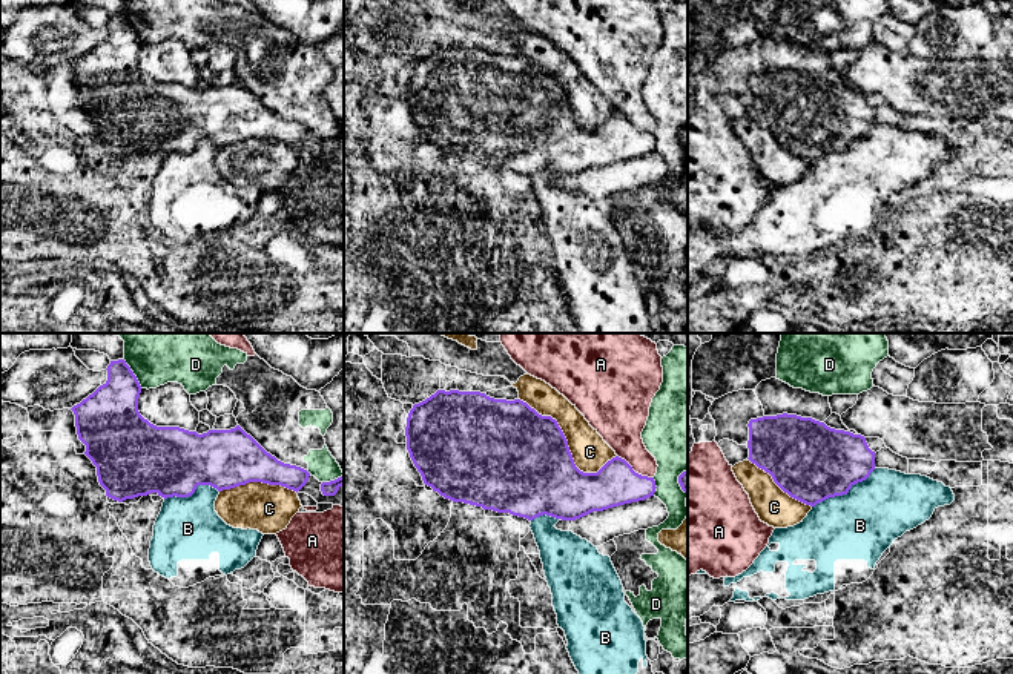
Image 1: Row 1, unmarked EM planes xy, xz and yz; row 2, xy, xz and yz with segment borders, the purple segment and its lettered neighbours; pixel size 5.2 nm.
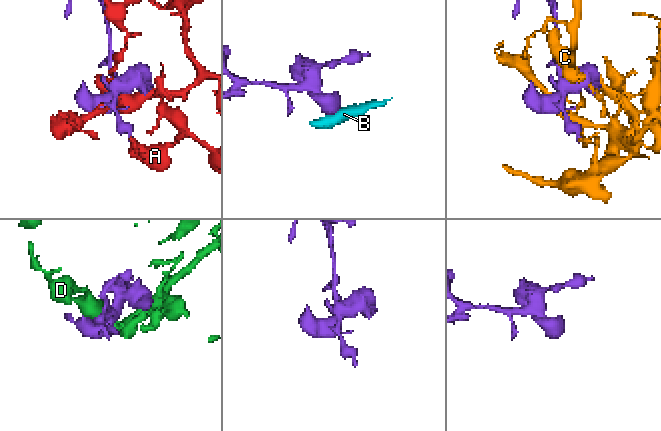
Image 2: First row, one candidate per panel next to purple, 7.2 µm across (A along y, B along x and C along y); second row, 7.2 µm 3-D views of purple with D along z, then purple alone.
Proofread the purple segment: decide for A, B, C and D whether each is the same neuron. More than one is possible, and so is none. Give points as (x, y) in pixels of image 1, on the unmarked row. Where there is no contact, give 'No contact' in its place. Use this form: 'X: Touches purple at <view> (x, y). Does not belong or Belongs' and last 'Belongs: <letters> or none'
A: Touches purple at xz (634, 128). Does not belong
B: Touches purple at yz (843, 149). Does not belong
C: Touches purple at xz (567, 102). Does not belong
D: Touches purple at xy (132, 29). Does not belong
Belongs: none

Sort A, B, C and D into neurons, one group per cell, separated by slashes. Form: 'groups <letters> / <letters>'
groups A / B / C / D

